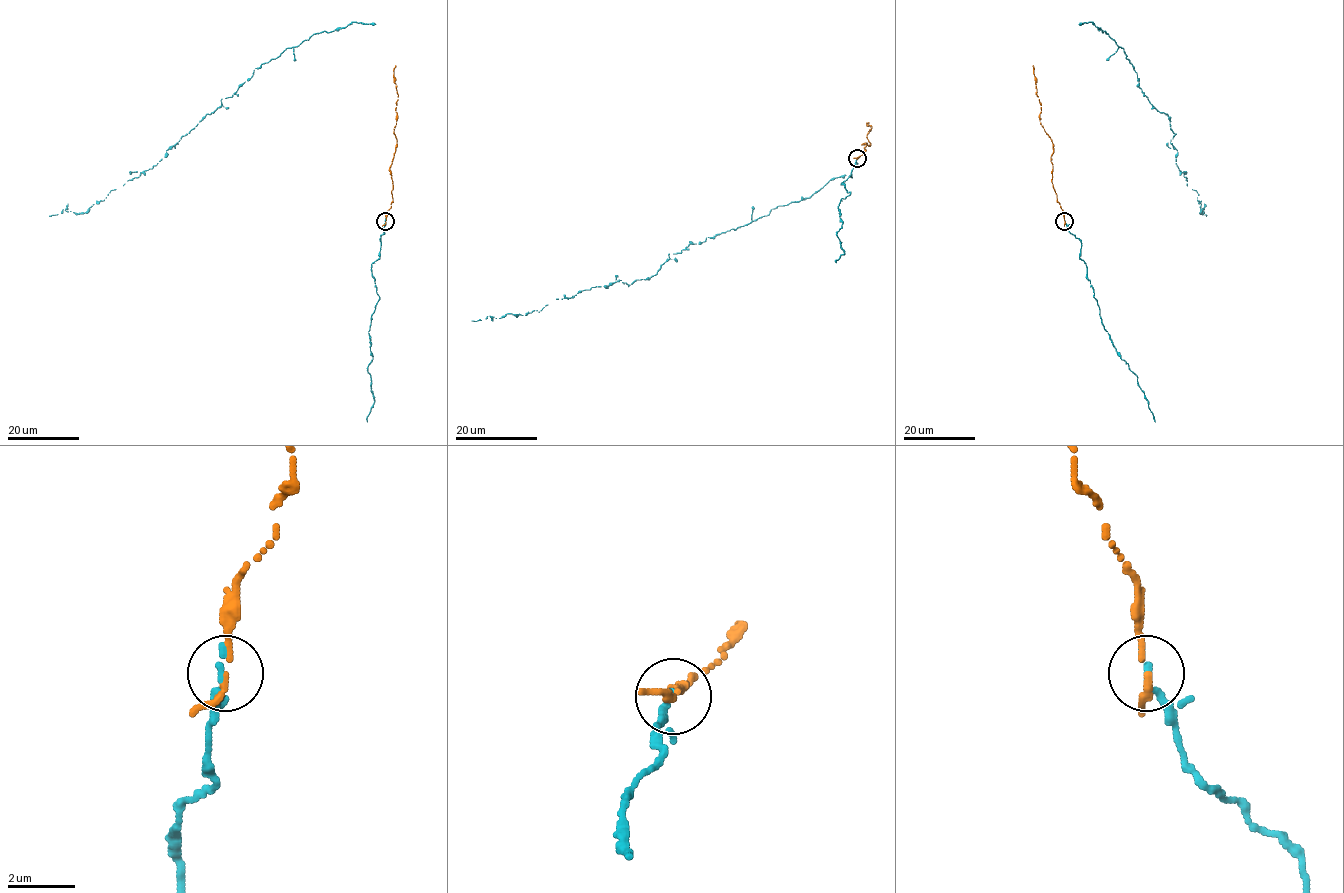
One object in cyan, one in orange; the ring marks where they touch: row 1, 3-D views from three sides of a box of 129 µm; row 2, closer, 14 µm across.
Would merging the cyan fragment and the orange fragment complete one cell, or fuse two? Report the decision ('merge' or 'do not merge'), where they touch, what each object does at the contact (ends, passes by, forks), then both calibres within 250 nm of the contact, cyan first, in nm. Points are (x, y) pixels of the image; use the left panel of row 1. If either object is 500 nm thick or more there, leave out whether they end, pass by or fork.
merge; at (385, 221); cyan ends there; orange passes by; 260 nm thick on the cyan side, 180 nm on the other

